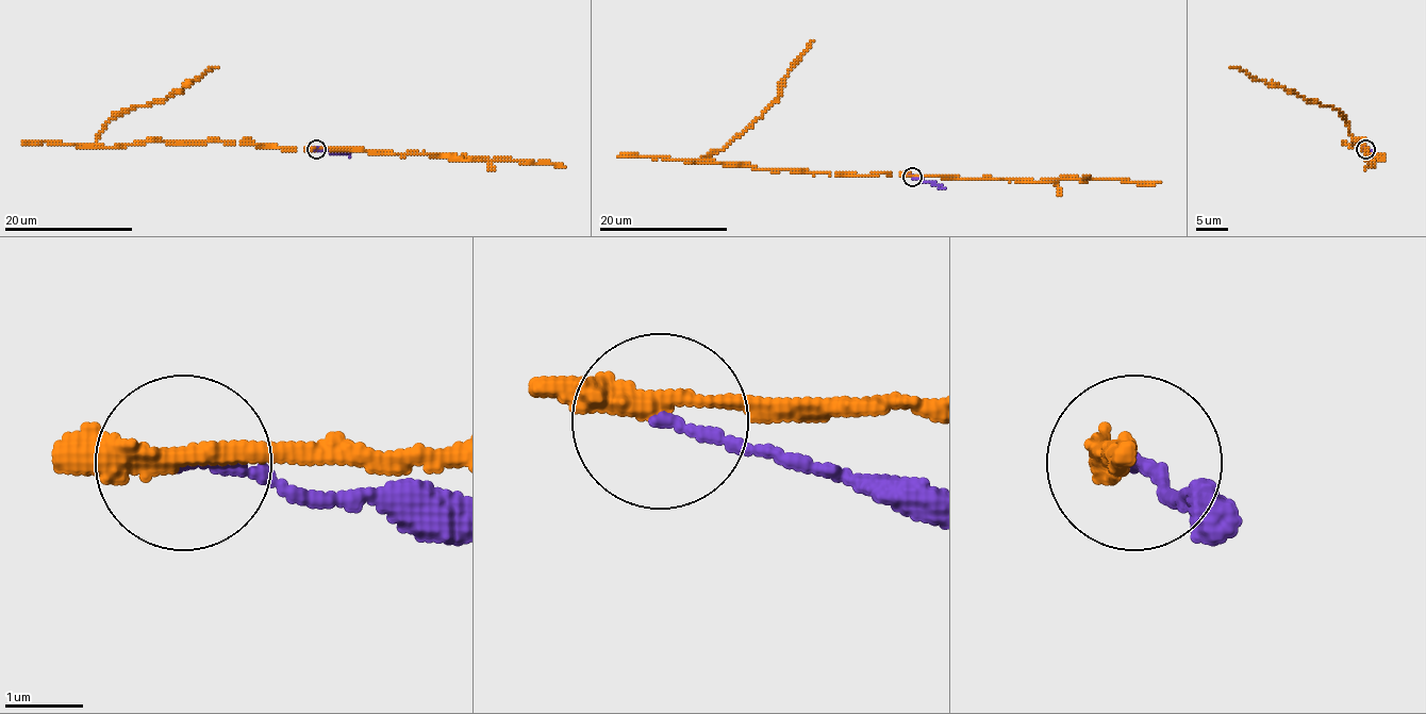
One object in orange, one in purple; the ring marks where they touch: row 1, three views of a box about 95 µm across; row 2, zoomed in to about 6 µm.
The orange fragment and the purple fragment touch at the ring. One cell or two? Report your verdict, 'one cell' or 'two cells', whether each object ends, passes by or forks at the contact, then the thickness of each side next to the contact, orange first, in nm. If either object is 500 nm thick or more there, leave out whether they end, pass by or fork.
two cells; orange passes by; purple ends there; 260 nm thick on the orange side, 130 nm on the other

